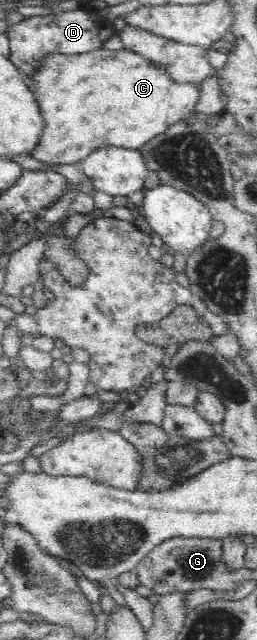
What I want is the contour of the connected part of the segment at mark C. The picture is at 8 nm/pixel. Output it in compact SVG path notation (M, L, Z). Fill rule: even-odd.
M100 47L83 54L46 52L25 78L34 94L44 125L34 149L28 150L27 155L36 159L42 167L49 168L80 165L97 151L111 148L140 150L148 141L176 123L191 120L199 96L199 91L193 85L178 85L170 81L143 57L124 48L108 50Z

